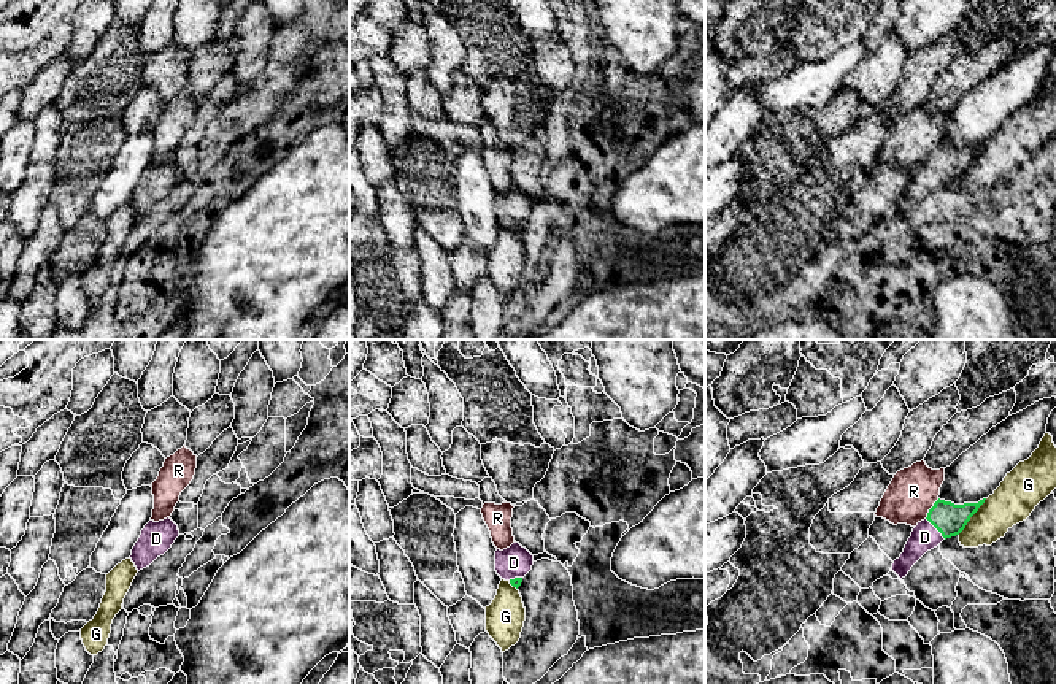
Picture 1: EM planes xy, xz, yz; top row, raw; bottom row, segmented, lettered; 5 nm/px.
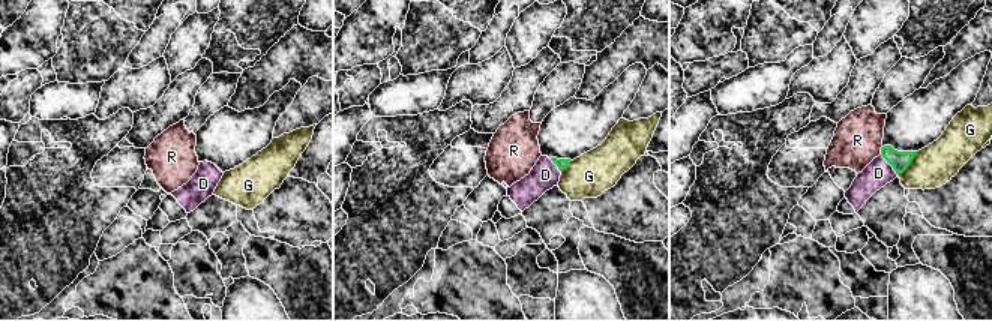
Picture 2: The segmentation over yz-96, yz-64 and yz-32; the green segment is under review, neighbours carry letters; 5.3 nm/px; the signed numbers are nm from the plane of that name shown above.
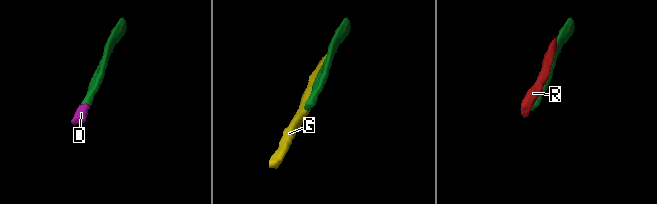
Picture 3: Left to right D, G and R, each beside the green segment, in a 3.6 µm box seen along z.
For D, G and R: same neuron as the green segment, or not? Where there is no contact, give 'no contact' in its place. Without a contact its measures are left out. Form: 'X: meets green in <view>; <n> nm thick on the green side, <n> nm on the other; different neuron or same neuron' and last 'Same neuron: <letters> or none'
D: meets green in yz; 170 nm thick on the green side, 140 nm on the other; same neuron
G: meets green in yz; 170 nm thick on the green side, 220 nm on the other; different neuron
R: meets green in yz; 170 nm thick on the green side, 240 nm on the other; different neuron
Same neuron: D

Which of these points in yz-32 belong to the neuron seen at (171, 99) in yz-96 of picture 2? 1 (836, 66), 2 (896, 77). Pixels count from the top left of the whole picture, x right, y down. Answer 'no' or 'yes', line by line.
1: no
2: no

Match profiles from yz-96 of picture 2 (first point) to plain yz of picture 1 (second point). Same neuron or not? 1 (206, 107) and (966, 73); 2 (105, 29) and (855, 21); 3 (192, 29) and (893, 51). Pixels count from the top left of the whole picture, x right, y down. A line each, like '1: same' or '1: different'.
1: same
2: same
3: different

